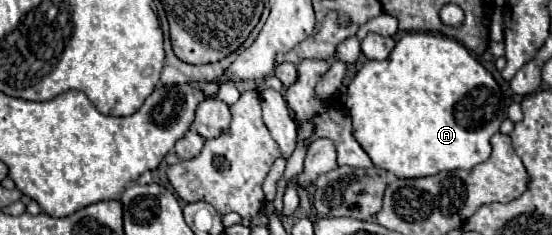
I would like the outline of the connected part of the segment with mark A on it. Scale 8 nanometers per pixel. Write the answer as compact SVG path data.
M413 32L413 34L405 34L395 50L389 54L389 58L385 60L369 60L363 64L363 68L357 72L355 80L349 84L347 88L347 100L345 100L345 110L349 114L349 118L353 120L353 136L357 138L357 142L363 146L363 150L369 154L371 162L387 172L393 172L397 178L423 178L423 176L433 176L439 174L443 170L455 170L455 168L473 168L481 162L485 162L491 154L491 136L495 132L499 132L499 124L507 118L507 106L505 100L501 96L501 88L495 82L495 78L467 52L467 48L463 44L459 44L453 38L447 36L437 36L437 34L421 34L421 32Z

